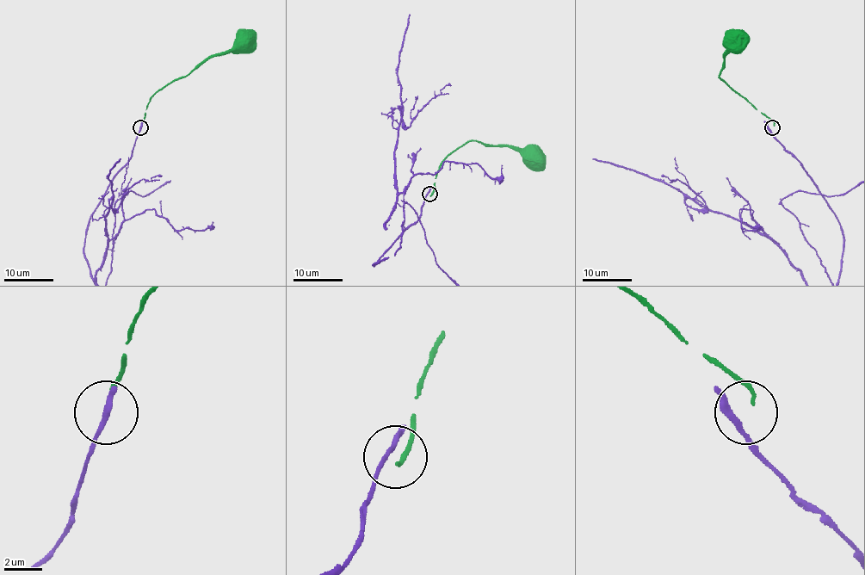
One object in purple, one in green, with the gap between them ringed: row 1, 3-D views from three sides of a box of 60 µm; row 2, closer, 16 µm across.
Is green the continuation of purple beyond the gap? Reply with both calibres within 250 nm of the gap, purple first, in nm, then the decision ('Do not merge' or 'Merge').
Thickness 260 nm (purple) against 160 nm. Do not merge

